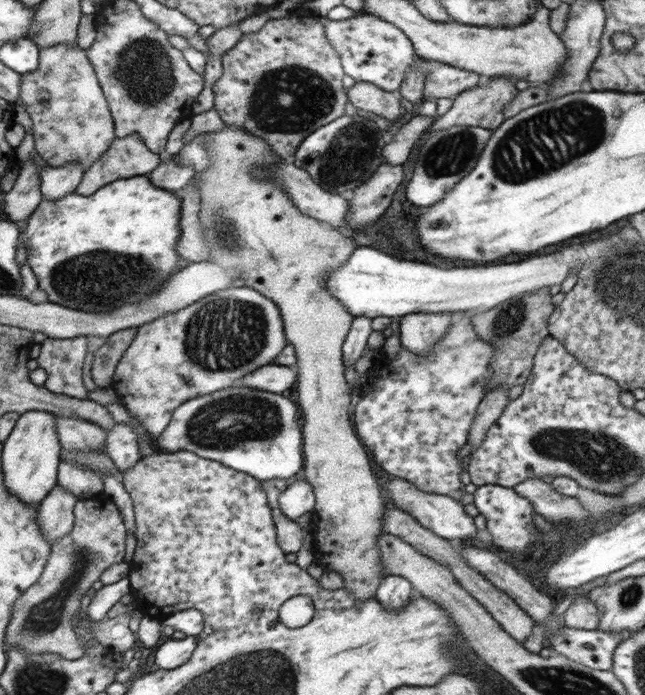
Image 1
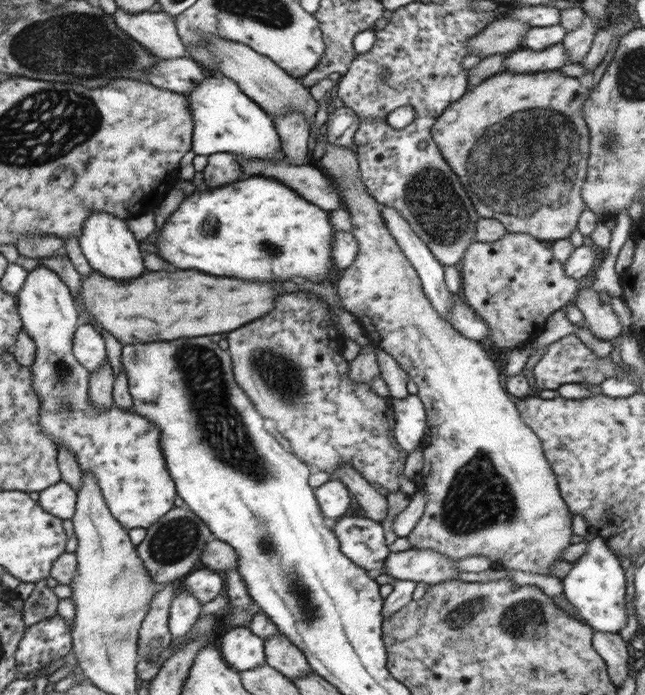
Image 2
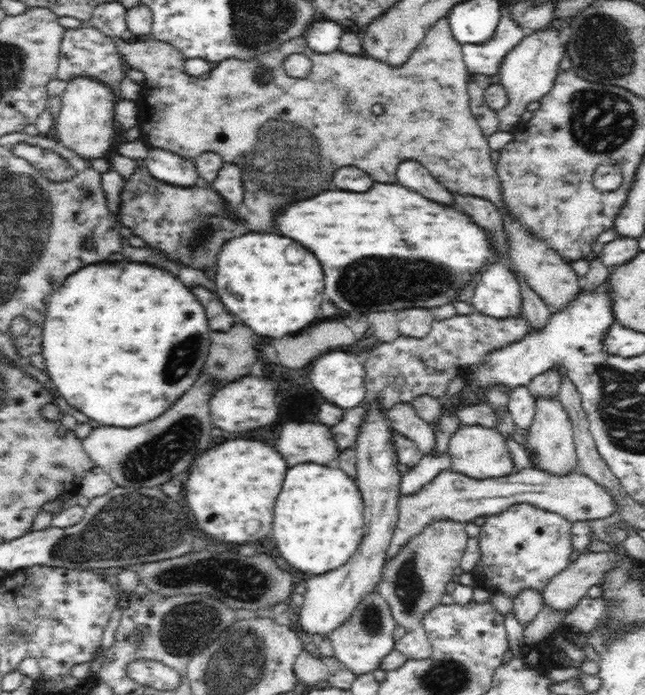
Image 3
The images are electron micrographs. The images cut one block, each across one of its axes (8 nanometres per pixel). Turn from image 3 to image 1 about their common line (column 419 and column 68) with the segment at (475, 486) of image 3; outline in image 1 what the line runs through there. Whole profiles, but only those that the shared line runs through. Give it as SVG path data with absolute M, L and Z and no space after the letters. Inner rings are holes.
M56 486L44 501L39 501L39 522L45 537L54 544L74 527L74 507L78 498L68 488Z

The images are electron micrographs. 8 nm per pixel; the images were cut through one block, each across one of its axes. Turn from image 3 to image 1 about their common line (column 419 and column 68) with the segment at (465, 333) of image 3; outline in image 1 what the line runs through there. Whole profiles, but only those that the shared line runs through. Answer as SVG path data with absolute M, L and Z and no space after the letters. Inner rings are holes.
M86 336L57 339L47 337L36 358L46 374L44 388L80 400L88 399L89 391L82 381L84 357L88 354Z

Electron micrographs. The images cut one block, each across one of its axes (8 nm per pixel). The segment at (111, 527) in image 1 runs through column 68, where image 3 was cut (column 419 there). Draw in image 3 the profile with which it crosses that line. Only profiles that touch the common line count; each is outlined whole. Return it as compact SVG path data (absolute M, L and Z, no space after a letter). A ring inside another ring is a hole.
M438 519L426 525L420 534L399 548L395 557L386 561L381 582L376 586L375 593L382 596L383 601L390 606L395 622L407 630L406 635L395 644L395 650L404 654L407 659L430 658L432 646L426 637L423 619L432 609L441 605L446 586L452 582L454 570L460 567L468 538L465 523Z

